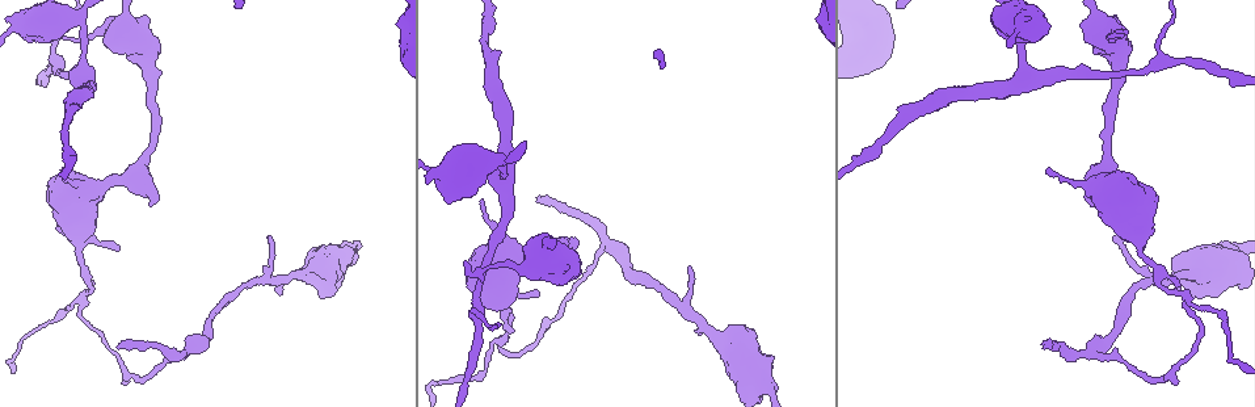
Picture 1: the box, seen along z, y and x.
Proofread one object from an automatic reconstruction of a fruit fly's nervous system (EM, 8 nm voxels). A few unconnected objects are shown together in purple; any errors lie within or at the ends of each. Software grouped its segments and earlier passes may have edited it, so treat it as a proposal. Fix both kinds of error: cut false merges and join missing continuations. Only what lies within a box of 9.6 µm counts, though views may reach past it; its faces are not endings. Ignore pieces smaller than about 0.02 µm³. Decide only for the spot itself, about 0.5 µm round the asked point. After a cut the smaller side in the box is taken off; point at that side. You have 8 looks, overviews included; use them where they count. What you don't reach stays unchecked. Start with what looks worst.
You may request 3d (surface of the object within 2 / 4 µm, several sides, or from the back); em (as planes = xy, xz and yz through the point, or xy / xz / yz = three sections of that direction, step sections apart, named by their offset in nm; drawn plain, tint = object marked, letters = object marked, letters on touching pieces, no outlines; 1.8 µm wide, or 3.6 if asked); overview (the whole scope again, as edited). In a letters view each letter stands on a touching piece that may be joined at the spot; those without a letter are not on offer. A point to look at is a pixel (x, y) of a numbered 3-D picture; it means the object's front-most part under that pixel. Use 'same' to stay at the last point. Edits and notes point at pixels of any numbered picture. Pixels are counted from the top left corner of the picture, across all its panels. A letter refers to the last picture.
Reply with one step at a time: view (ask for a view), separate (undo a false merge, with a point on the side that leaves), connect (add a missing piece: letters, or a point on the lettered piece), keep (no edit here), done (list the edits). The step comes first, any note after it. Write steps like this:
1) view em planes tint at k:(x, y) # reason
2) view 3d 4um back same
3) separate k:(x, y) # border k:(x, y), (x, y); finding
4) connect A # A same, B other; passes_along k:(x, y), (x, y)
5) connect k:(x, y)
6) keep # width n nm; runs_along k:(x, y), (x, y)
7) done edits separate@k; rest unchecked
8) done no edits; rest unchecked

view em planes letters at 1:(1187, 300) # narrows sharply

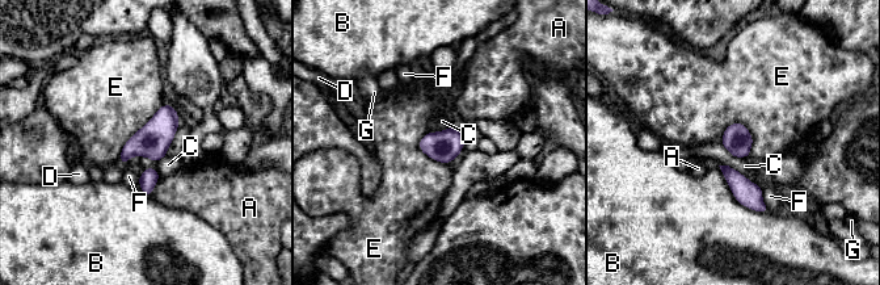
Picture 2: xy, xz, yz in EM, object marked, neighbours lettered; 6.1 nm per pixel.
keep # A other, B other, C other, D other, E other, F other, G other; continuous, no second cell

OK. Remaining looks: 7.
view em 3.6um yz step 4 tint at 1:(539, 201) # an open end

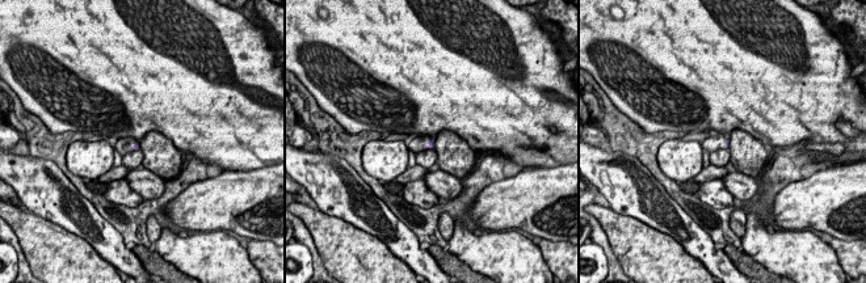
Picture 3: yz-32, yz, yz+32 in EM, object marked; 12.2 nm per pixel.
view em 3.6um xz step 8 tint same # another direction

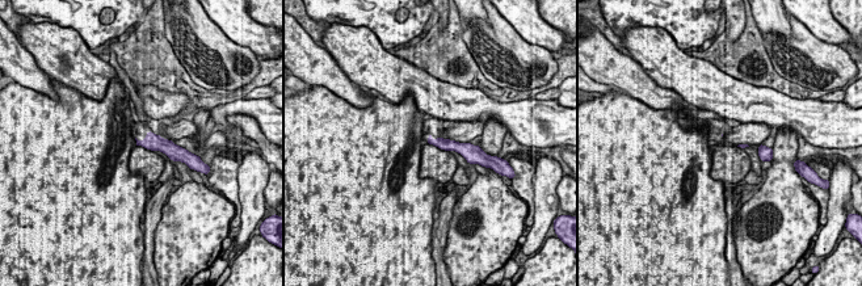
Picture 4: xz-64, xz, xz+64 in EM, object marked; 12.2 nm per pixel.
view em 3.6um xz step 8 letters same

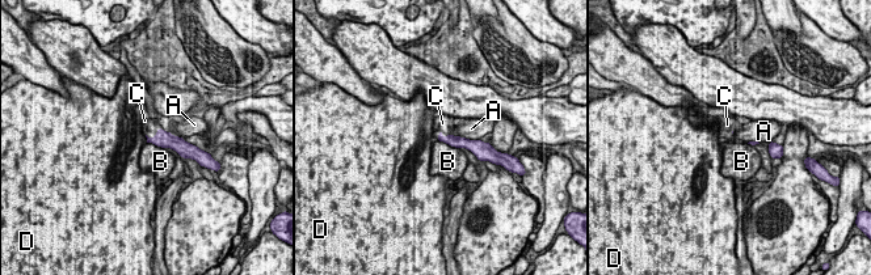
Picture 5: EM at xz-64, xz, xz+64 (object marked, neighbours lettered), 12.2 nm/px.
connect 5:(444, 123) # A other, B other, C same, D other; it goes on there

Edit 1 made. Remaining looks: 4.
view 3d 2um at 1:(604, 245) # branch point

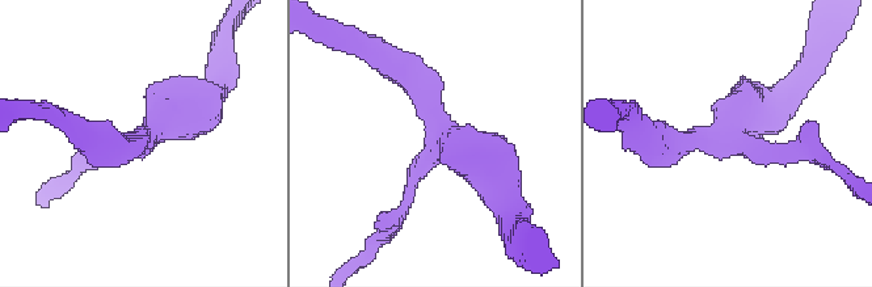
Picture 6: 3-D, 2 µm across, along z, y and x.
view em 3.6um xy step 16 tint at 6:(143, 142) # arms 3

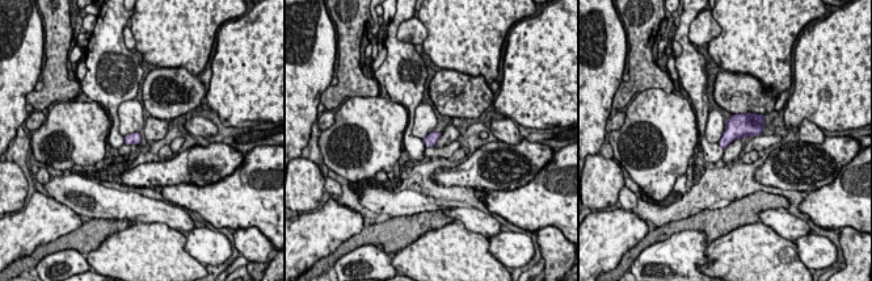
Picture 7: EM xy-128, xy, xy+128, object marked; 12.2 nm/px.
view em 3.6um planes letters same

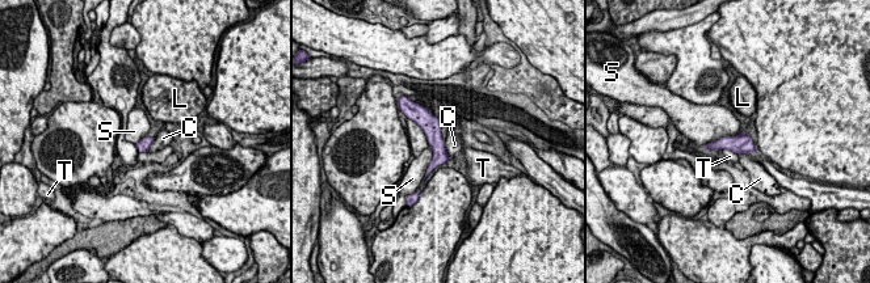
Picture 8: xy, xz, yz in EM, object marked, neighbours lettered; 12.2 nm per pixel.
keep # longest_contact S 550 nm; C other, L other, S other, T other; runs_along 8:(415, 115), (433, 132), (434, 164); all the same cell

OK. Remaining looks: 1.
done edits connect@5; rest unchecked

